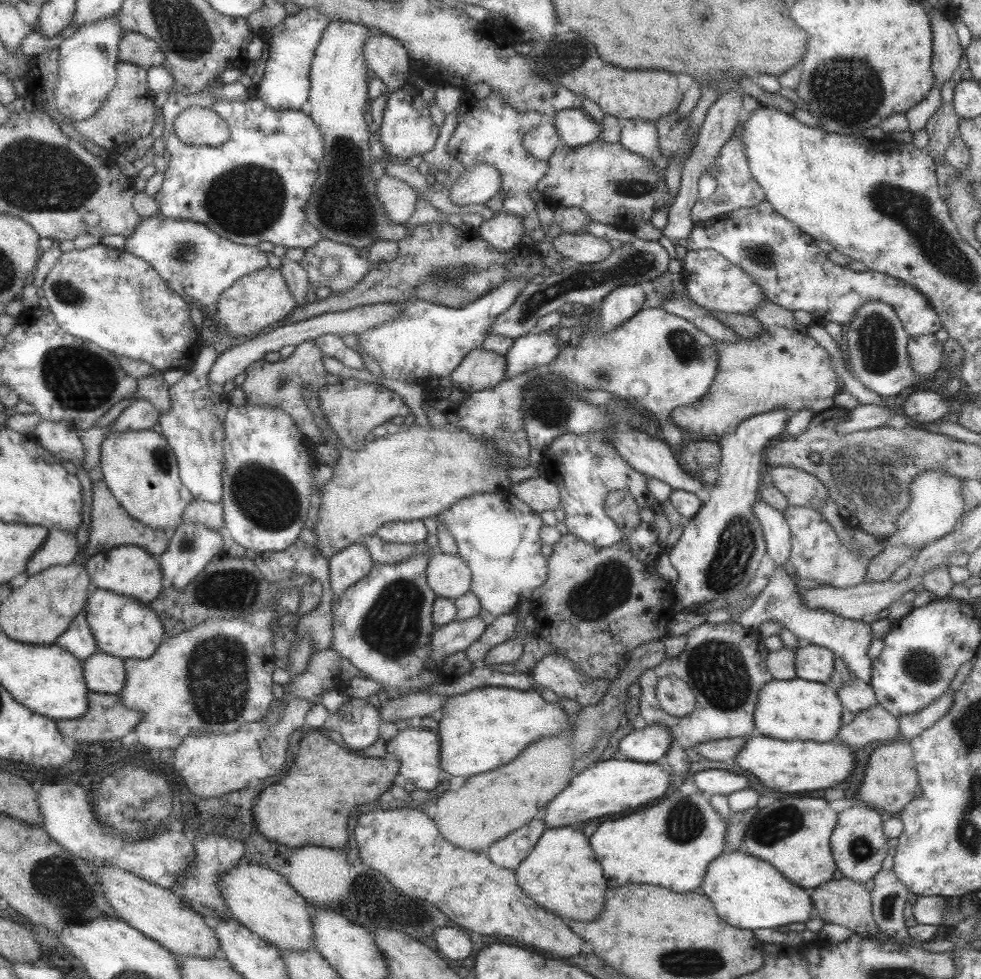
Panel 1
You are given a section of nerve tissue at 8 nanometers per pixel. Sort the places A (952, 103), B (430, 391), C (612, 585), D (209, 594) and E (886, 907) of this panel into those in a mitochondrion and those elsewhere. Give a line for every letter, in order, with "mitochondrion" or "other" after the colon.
A: other
B: other
C: mitochondrion
D: mitochondrion
E: mitochondrion

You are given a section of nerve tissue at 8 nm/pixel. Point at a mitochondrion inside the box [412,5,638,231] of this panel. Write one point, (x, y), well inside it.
(566, 56)

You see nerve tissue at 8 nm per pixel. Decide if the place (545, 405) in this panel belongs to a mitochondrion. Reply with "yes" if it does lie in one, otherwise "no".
yes

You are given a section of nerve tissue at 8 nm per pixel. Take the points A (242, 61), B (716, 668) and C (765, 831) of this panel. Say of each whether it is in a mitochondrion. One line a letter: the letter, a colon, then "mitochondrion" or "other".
A: other
B: mitochondrion
C: mitochondrion

